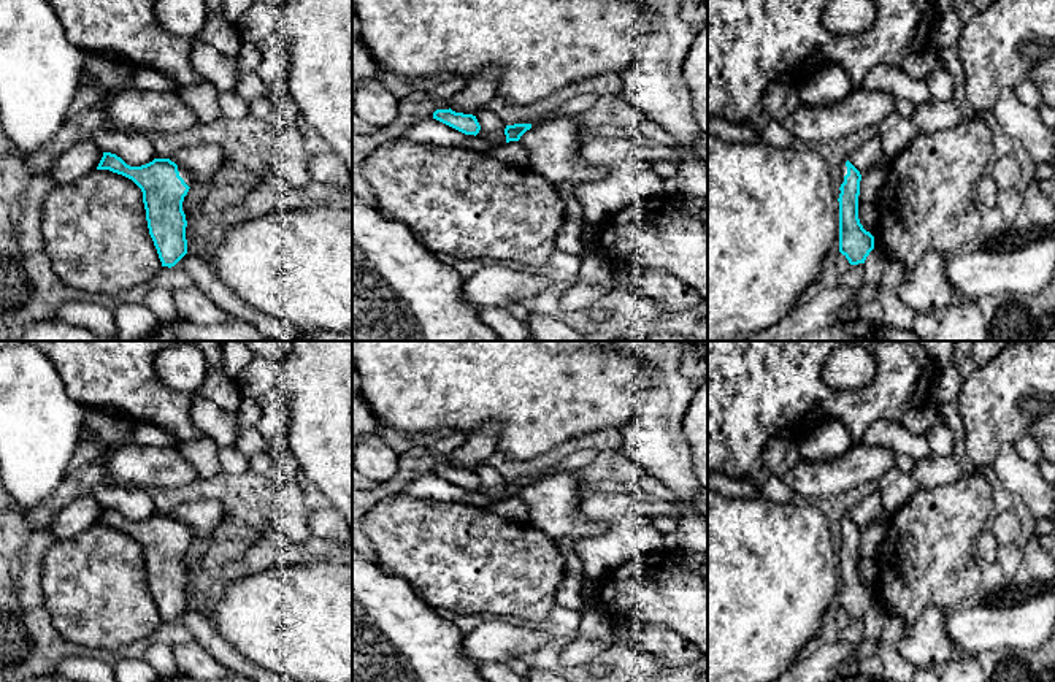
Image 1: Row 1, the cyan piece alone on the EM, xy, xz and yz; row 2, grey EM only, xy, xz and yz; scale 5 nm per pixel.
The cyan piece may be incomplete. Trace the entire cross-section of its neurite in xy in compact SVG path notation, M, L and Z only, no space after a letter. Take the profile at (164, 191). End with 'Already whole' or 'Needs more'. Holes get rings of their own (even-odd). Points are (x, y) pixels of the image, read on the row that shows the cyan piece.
M103 152L97 170L122 174L141 189L149 235L162 266L175 266L187 254L182 201L189 189L198 182L195 176L170 159L130 167L111 152Z. Needs more

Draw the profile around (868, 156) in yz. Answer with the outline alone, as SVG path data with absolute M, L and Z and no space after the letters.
M876 133L869 141L855 149L849 155L849 162L860 171L860 174L866 174L869 170L876 167L890 168L892 159L885 155L880 146L880 138Z

